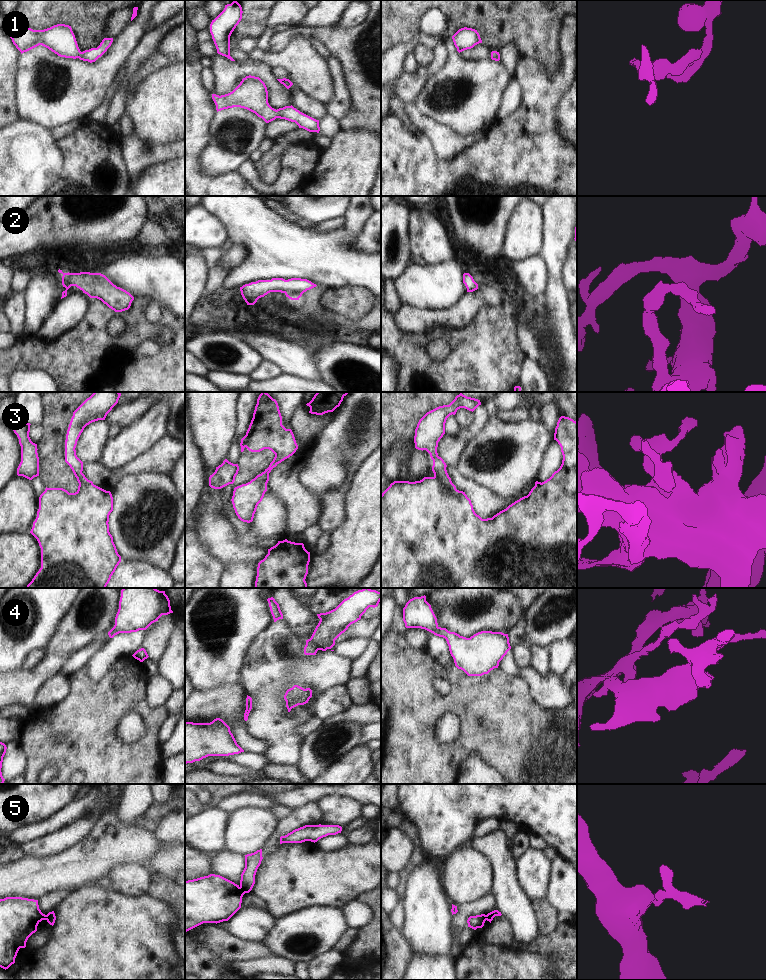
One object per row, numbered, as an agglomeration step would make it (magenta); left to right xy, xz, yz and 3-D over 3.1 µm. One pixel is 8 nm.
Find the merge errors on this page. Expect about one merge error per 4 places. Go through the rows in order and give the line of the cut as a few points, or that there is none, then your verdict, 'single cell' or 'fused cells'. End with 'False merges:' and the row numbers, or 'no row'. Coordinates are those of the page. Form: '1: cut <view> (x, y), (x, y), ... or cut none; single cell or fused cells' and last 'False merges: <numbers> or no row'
1: cut none; single cell
2: cut none; single cell
3: cut none; single cell
4: cut xz (310, 638), (319, 649); fused cells
5: cut xz (240, 886), (245, 892); fused cells
False merges: 4, 5

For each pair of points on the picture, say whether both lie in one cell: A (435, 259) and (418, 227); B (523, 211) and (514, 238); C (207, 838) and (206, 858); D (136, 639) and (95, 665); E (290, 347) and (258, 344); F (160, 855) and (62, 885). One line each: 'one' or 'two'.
A: one
B: one
C: two
D: one
E: one
F: one

